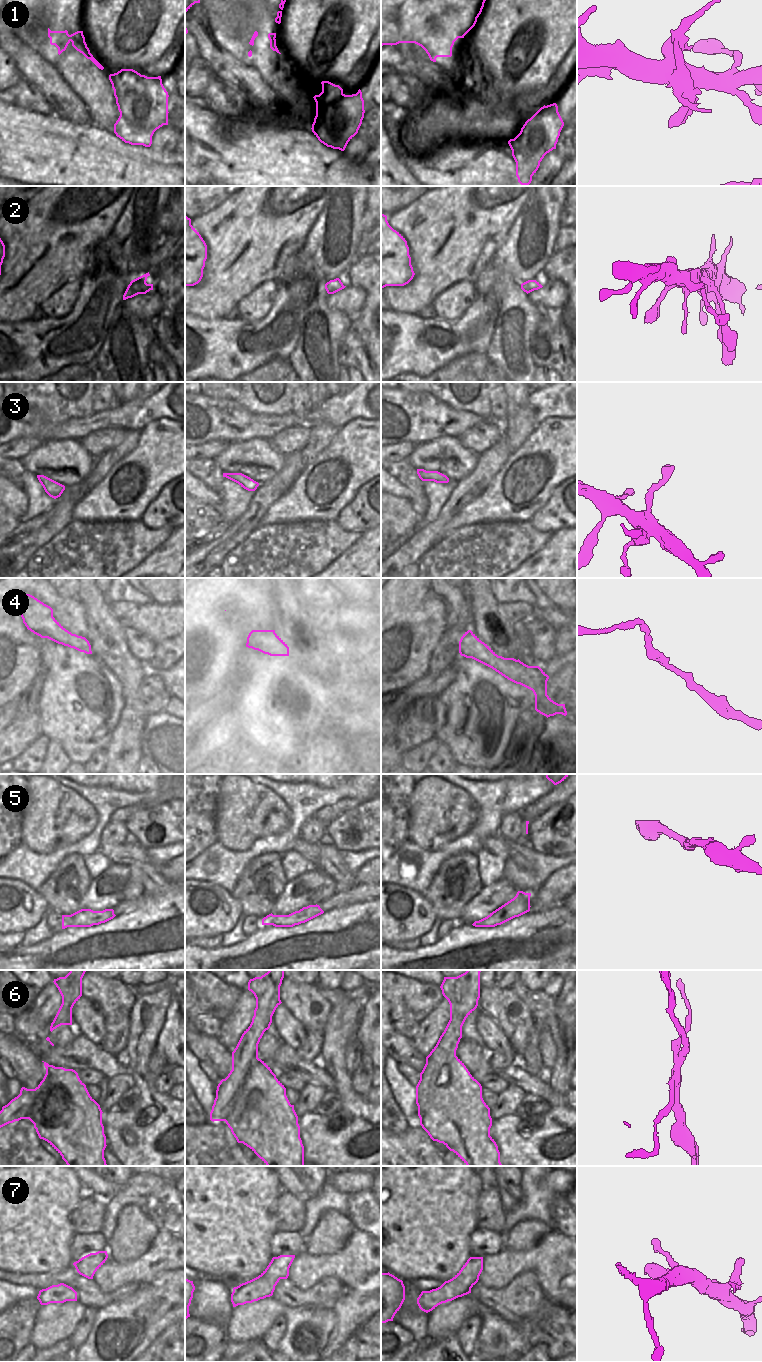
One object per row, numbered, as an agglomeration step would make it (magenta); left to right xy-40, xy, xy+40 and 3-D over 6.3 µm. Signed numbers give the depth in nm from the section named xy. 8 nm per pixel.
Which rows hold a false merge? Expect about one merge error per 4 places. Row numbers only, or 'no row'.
1, 6

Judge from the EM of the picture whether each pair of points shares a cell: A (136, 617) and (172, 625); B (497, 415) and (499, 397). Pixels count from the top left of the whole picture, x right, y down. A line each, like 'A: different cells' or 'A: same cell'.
A: same cell
B: same cell

